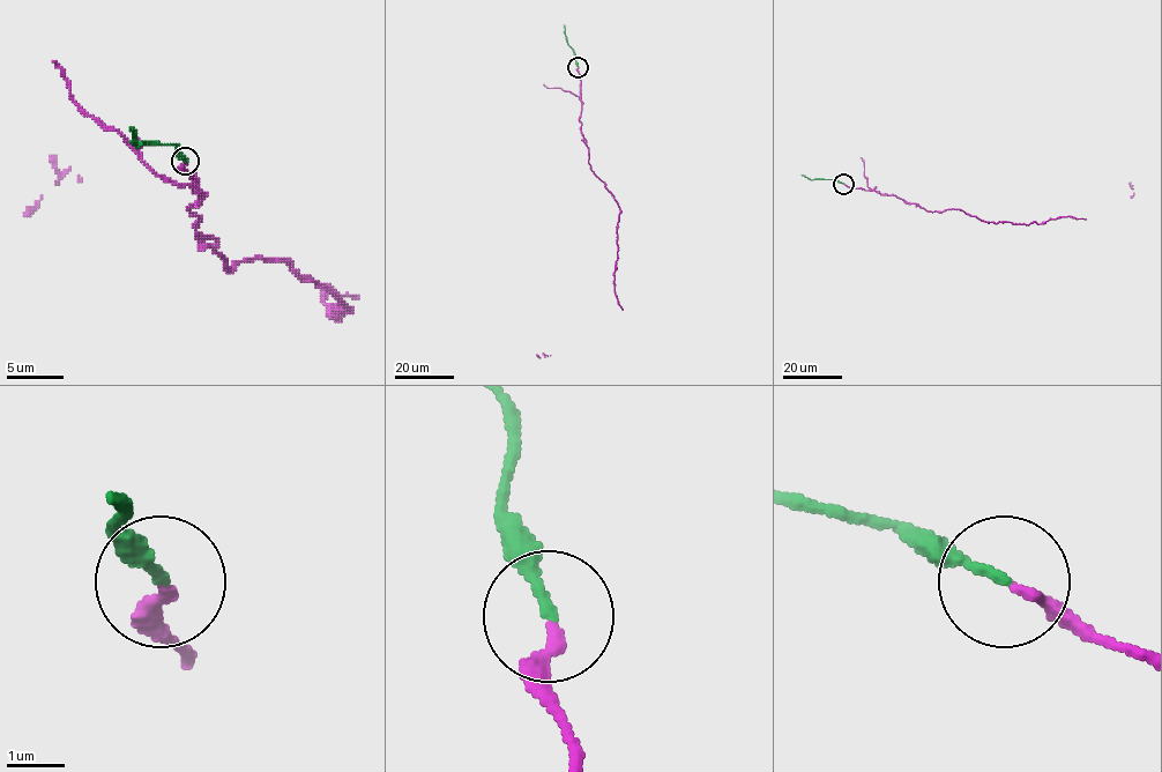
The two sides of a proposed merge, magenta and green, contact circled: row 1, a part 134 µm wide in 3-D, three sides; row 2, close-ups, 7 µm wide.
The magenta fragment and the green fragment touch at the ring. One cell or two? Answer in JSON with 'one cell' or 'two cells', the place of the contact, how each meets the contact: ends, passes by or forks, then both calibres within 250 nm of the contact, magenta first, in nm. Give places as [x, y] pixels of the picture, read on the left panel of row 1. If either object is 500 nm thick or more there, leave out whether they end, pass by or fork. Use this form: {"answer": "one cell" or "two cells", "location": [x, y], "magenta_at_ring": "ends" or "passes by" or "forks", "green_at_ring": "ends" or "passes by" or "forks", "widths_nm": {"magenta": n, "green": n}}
{"answer": "two cells", "location": [185, 161], "magenta_at_ring": "ends", "green_at_ring": "ends", "widths_nm": {"magenta": 200, "green": 170}}

